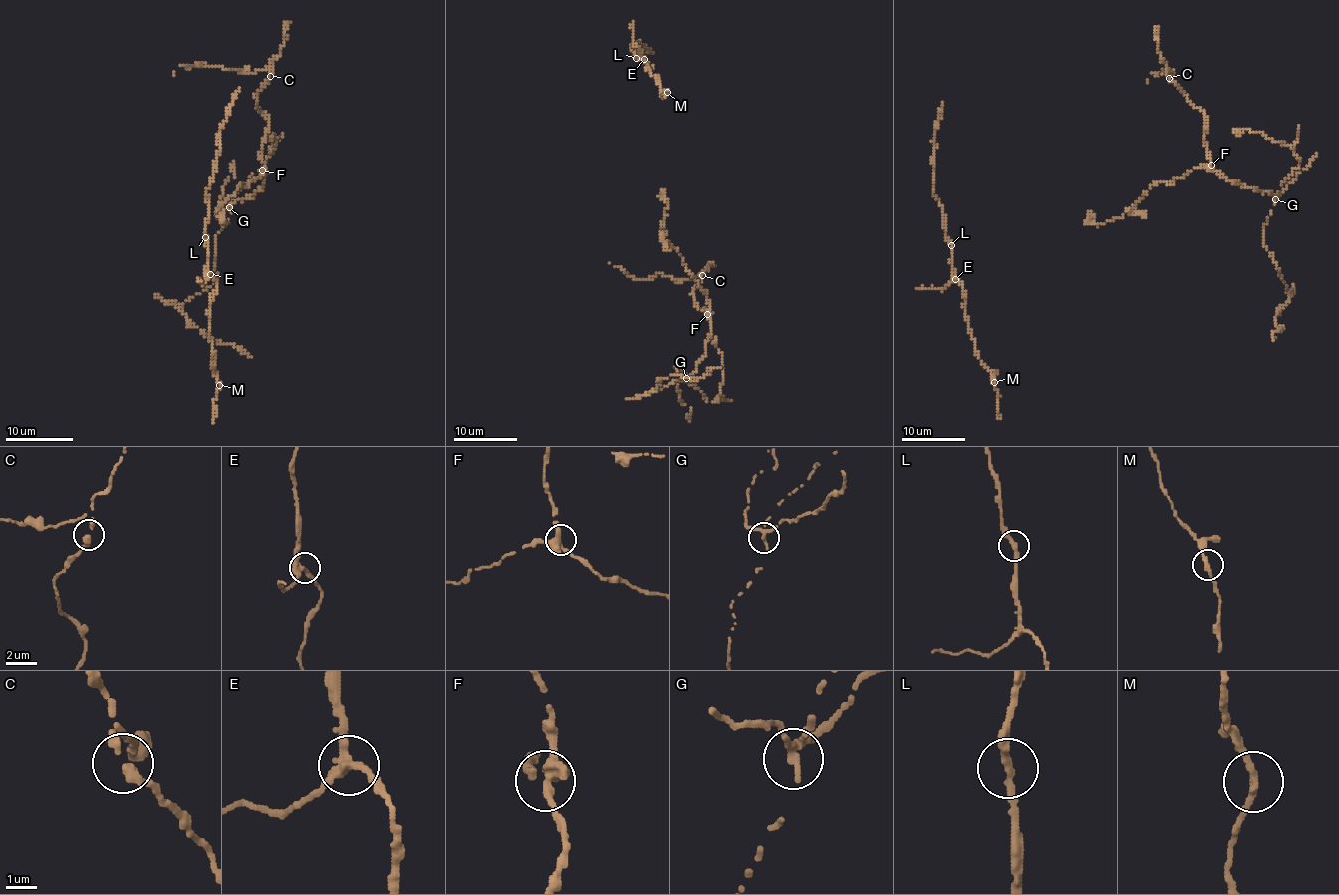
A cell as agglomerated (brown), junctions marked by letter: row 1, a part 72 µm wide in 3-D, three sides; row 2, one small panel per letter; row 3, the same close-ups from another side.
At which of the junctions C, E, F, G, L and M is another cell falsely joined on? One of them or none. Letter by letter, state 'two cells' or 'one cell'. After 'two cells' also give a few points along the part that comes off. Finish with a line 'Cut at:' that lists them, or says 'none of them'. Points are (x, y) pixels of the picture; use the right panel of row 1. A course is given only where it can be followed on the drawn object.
C: one cell
E: one cell
F: one cell
G: two cells; course (1275, 199), (1263, 228), (1263, 244), (1286, 285), (1288, 298), (1274, 316), (1282, 329), (1273, 333), (1272, 341)
L: one cell
M: one cell
Cut at: G

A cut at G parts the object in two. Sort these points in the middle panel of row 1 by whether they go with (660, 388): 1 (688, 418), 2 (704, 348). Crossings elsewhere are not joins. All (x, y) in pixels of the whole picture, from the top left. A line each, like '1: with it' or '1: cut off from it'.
1: cut off from it
2: cut off from it

